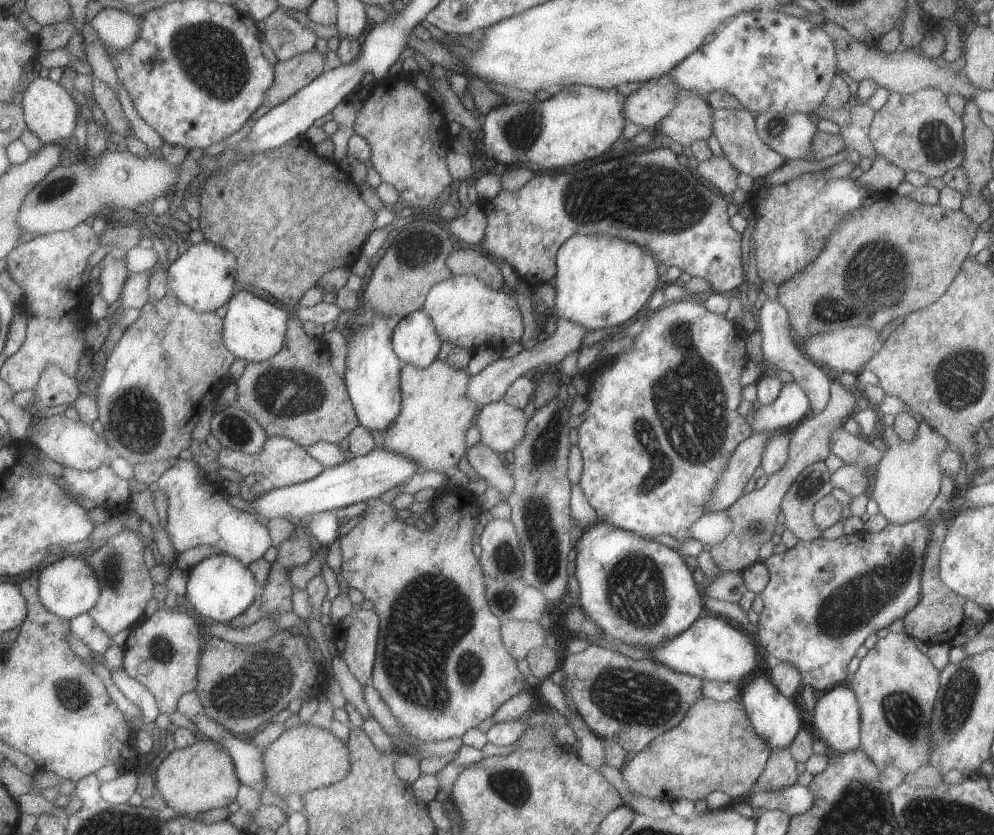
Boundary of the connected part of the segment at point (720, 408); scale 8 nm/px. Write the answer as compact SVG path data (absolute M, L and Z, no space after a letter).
M695 297L667 302L652 312L643 313L646 322L641 332L629 339L630 348L611 360L609 366L602 366L599 377L589 384L585 398L589 406L586 408L585 420L577 427L576 443L582 454L582 473L579 486L589 506L596 512L596 518L642 537L656 537L668 534L679 542L691 539L690 526L706 512L704 505L710 500L718 477L728 465L735 447L751 433L750 426L744 416L737 413L741 402L743 387L739 383L739 372L749 360L745 351L745 332L742 328L729 322L725 316L709 312Z

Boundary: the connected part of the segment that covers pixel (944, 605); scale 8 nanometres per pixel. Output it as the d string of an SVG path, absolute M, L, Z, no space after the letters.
M947 474L941 479L941 492L933 499L929 508L923 513L922 523L928 529L928 543L925 545L922 571L920 576L920 599L919 602L902 618L904 632L910 637L917 638L927 644L949 643L957 634L959 626L965 617L962 615L963 603L966 601L956 592L949 590L940 579L938 556L941 543L944 542L949 520L944 517L944 510L955 494L956 483Z

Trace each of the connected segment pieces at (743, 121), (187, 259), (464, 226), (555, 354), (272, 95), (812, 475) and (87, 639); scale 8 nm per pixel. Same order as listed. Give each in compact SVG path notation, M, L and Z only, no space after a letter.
M714 109L712 110L712 134L719 141L725 158L734 169L748 174L753 180L764 178L781 166L785 159L769 148L756 135L755 115L747 109Z
M204 240L191 244L170 266L168 281L171 291L185 304L201 312L215 312L233 296L235 258L218 242Z
M469 203L465 214L451 219L449 232L454 241L461 240L469 247L478 247L483 240L486 218L476 203Z
M555 319L556 331L543 342L537 342L530 350L523 349L511 358L499 357L478 373L471 375L466 388L466 397L471 399L477 408L502 399L508 386L521 375L529 375L542 369L556 369L558 363L570 352L580 348L581 338L585 336L586 328L570 320Z
M314 46L308 51L295 54L290 59L277 61L274 67L276 68L276 80L268 88L264 100L264 105L270 108L283 103L327 70L325 53L320 53Z
M823 461L806 466L787 489L780 509L784 525L799 541L819 539L823 532L813 520L813 507L833 488L830 474Z
M83 613L73 619L71 624L74 634L90 648L97 658L104 655L113 644L111 637L89 613Z

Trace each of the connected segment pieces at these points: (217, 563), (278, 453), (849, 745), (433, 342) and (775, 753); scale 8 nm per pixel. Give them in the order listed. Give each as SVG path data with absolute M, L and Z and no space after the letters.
M215 553L204 558L188 570L189 582L187 598L195 613L207 618L207 621L228 623L231 619L247 610L257 598L258 587L247 565L241 564L236 557Z
M266 436L260 451L252 455L243 454L241 451L230 451L225 447L221 447L219 453L219 460L223 468L235 470L243 476L249 473L253 475L261 474L265 478L264 484L275 489L311 480L324 469L322 464L319 464L310 454L307 454L304 447L285 437Z
M835 685L818 694L813 726L828 752L842 753L858 748L860 743L859 707L848 686Z
M423 309L395 320L392 325L392 349L403 364L425 368L437 358L442 340Z
M788 747L770 749L769 758L763 772L757 777L755 788L761 791L777 791L794 785L798 776L796 765Z

